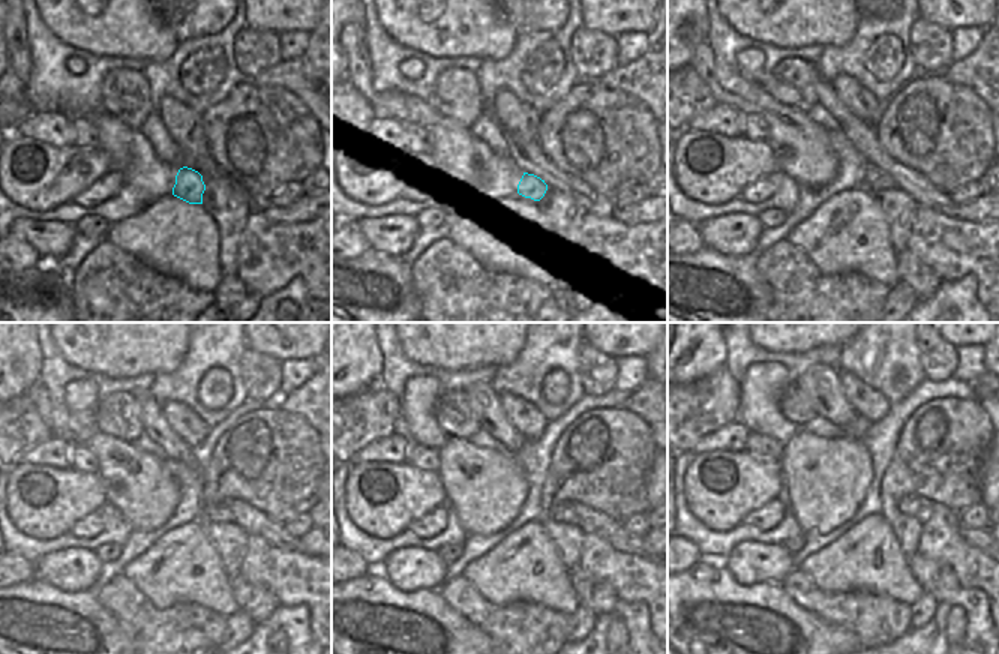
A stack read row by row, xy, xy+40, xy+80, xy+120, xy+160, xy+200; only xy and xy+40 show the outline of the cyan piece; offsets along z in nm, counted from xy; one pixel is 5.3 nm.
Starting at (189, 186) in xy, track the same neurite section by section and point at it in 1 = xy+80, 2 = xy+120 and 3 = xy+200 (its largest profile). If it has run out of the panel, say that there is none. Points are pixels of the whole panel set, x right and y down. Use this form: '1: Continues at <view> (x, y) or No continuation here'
1: Continues at xy+80 (876, 180)
2: Continues at xy+120 (210, 512)
3: Continues at xy+200 (914, 506).

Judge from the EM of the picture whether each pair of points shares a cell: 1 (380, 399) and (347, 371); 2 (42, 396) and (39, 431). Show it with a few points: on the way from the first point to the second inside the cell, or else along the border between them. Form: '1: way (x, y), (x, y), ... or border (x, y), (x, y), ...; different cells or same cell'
1: border (378, 380), (347, 396); different cells
2: border (24, 393), (53, 437); different cells

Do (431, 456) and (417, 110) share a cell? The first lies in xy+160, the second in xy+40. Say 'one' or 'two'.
two

